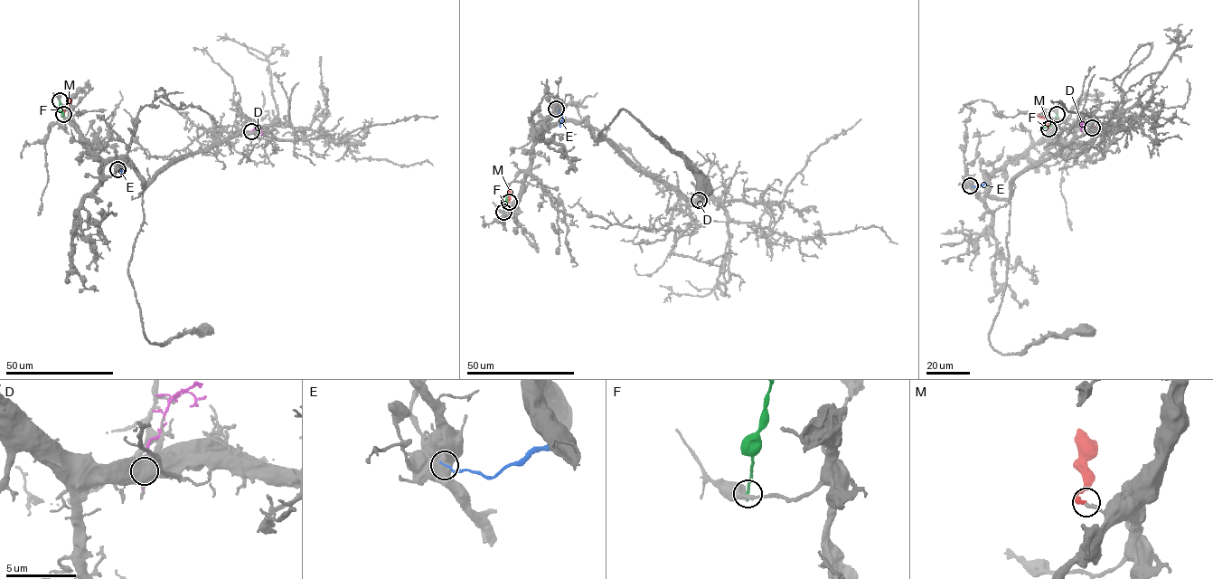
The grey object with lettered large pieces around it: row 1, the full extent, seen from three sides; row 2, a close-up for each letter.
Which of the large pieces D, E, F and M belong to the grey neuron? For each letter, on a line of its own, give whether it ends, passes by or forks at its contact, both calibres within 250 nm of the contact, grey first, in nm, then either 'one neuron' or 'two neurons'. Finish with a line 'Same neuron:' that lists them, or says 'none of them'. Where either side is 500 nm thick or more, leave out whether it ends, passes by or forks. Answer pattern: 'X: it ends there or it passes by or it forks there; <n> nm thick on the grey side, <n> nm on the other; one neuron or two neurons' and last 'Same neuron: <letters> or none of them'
D: it passes by; 440 nm thick on the grey side, 180 nm on the other; two neurons
E: 800 nm thick on the grey side, 140 nm on the other; two neurons
F: it ends there; 280 nm thick on the grey side, 240 nm on the other; two neurons
M: it ends there; 220 nm thick on the grey side, 240 nm on the other; one neuron
Same neuron: M

